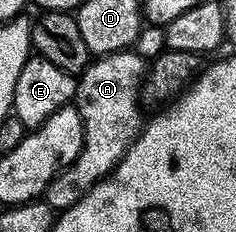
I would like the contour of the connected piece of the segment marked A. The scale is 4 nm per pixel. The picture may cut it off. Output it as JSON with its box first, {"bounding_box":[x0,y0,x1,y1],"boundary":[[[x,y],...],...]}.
{"bounding_box":[42,49,149,213],"boundary":[[[134,49],[118,51],[112,55],[92,58],[87,67],[77,75],[73,106],[83,118],[83,148],[73,161],[43,191],[42,202],[47,203],[56,213],[68,211],[93,185],[114,171],[123,160],[129,145],[139,136],[145,123],[141,110],[139,91],[142,89],[144,75],[149,70],[148,60],[141,58]]]}

